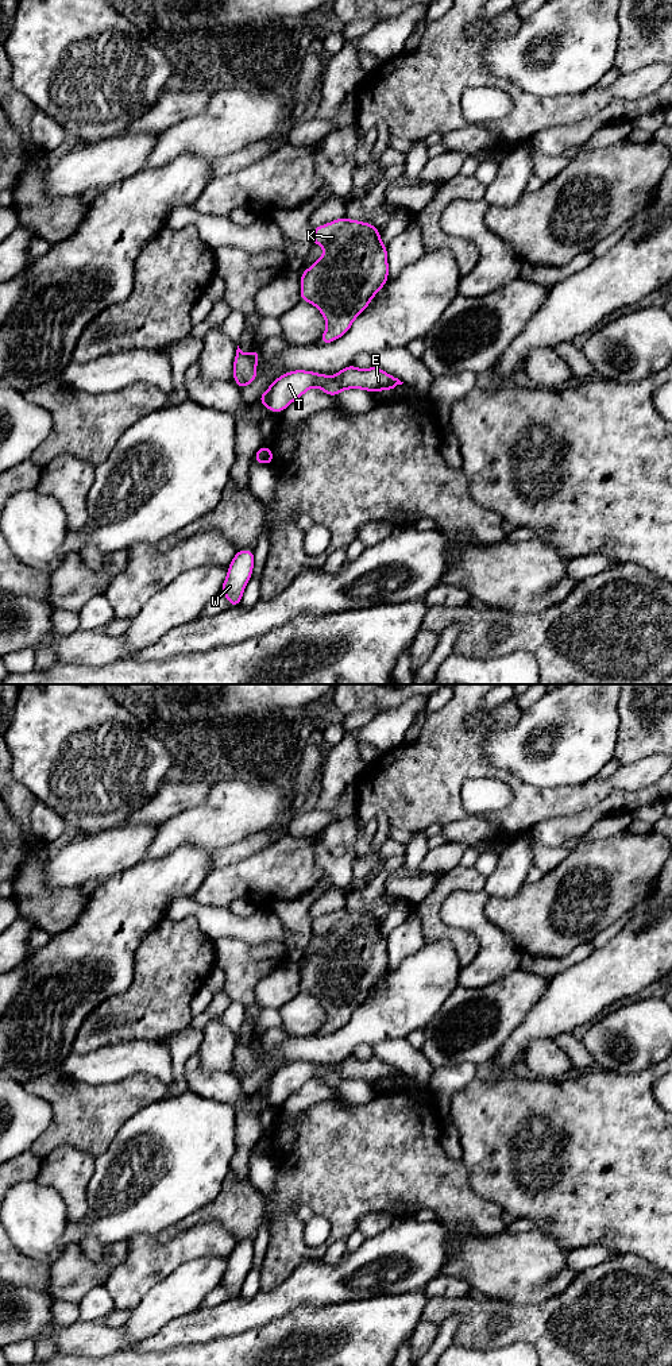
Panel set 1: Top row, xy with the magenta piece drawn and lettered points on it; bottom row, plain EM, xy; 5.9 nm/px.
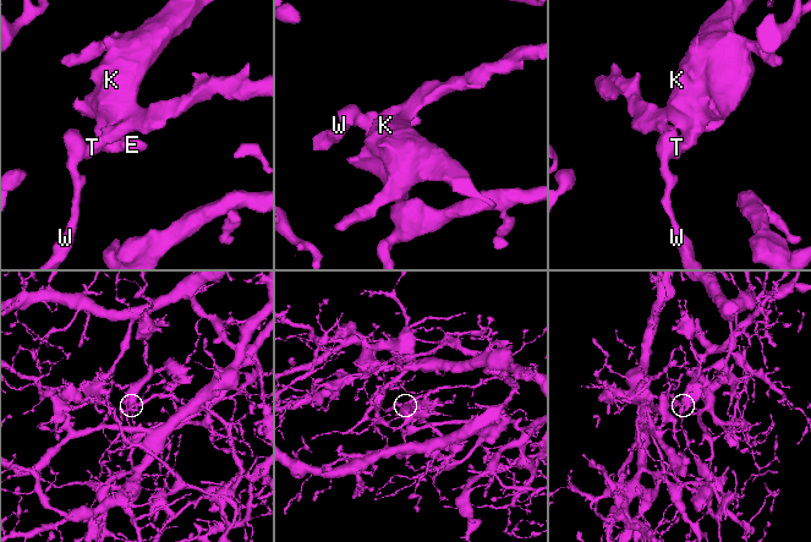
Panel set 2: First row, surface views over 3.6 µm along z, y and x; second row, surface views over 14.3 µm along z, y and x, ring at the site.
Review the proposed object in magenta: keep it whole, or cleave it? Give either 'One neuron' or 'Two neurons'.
Two neurons

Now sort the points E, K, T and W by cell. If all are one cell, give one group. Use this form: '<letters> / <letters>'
E K / T W

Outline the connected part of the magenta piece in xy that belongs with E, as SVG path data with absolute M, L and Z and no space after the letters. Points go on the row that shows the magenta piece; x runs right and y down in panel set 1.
M354 364L337 371L335 377L317 374L314 387L321 389L332 398L345 389L363 389L370 393L379 390L394 390L402 385L397 377L393 377L376 366L367 370L355 367Z

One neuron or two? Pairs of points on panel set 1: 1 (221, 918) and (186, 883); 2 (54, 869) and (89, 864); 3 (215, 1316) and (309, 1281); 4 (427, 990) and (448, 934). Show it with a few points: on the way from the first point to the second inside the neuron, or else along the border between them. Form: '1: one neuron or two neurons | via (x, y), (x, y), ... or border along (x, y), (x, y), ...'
1: two neurons | border along (192, 895), (177, 898), (166, 914)
2: one neuron | via (62, 869), (81, 864)
3: one neuron | via (238, 1315), (257, 1312), (286, 1296)
4: two neurons | border along (427, 941), (448, 941), (462, 965)

